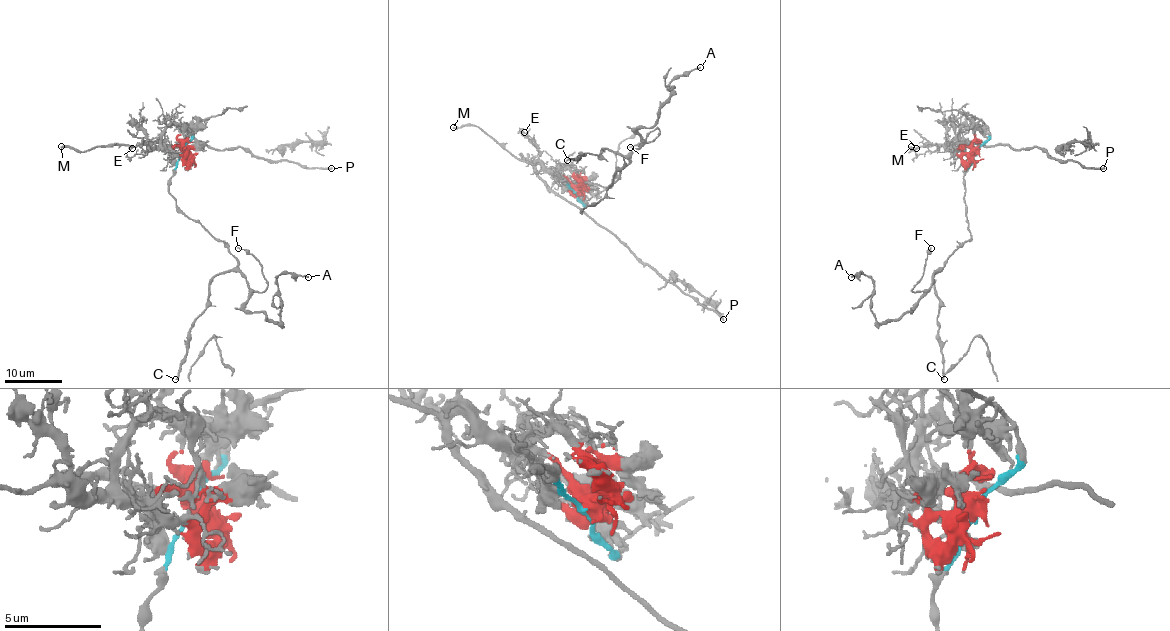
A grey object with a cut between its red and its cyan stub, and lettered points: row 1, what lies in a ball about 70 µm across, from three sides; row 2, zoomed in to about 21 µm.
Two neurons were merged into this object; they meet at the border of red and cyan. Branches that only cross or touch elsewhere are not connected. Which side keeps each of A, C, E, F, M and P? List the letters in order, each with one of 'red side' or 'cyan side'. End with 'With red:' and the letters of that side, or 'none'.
A: cyan side
C: cyan side
E: red side
F: cyan side
M: red side
P: red side
With red: E, M, P

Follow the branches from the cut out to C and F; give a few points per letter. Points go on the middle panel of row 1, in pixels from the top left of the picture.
C: (575, 193), (563, 180), (561, 181), (608, 187), (629, 161), (606, 148), (599, 156), (586, 153), (568, 160)
F: (575, 193), (561, 181), (611, 186), (629, 163), (629, 154), (656, 128), (659, 134), (653, 140), (629, 147)

